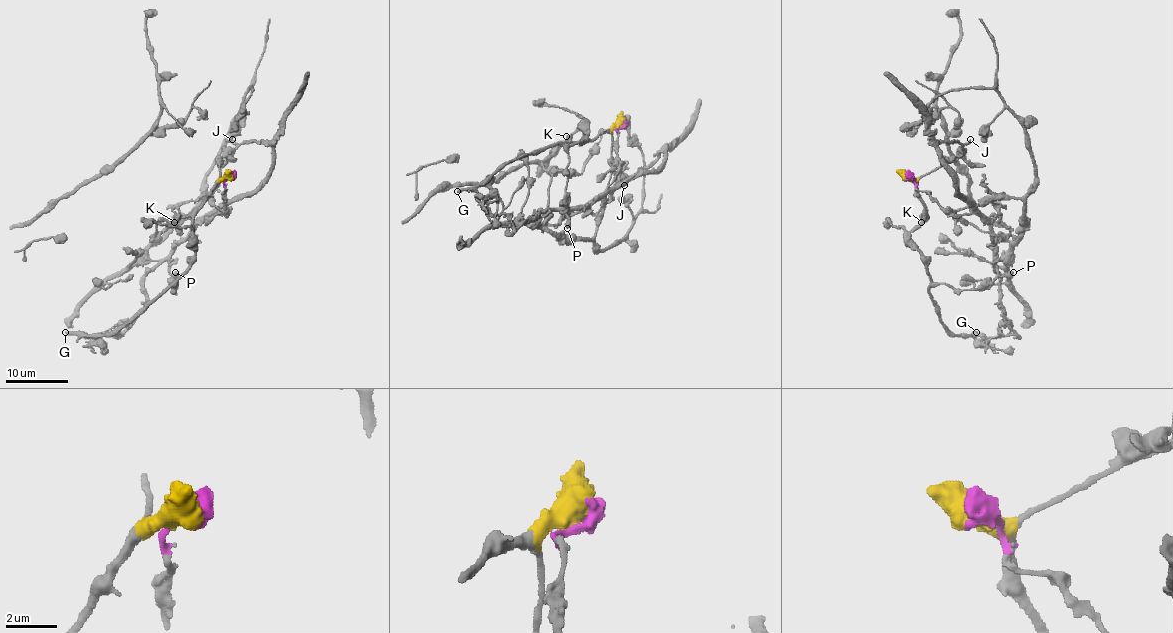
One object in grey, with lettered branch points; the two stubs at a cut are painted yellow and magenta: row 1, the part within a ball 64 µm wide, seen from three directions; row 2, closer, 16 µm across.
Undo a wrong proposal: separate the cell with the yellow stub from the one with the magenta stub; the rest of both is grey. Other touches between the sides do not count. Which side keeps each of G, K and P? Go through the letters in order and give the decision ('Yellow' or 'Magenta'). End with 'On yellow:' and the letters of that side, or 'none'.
G: Yellow
K: Yellow
P: Magenta
On yellow: G, K

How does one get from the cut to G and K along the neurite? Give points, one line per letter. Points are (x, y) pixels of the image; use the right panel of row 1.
G: (908, 176), (924, 209), (910, 242), (930, 278), (939, 318), (953, 334), (977, 332)
K: (908, 176), (916, 184), (916, 195), (925, 206), (927, 217), (920, 222)

